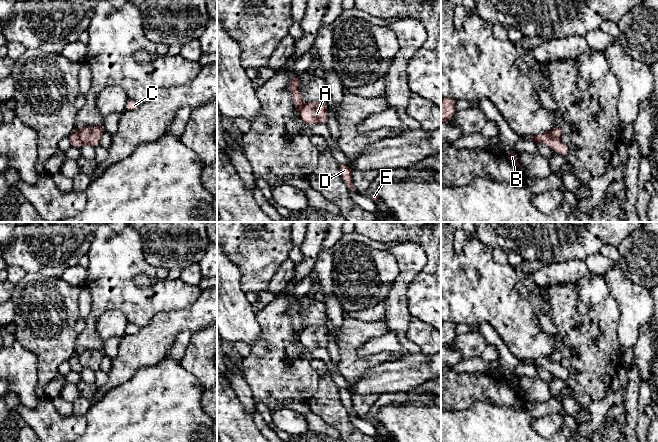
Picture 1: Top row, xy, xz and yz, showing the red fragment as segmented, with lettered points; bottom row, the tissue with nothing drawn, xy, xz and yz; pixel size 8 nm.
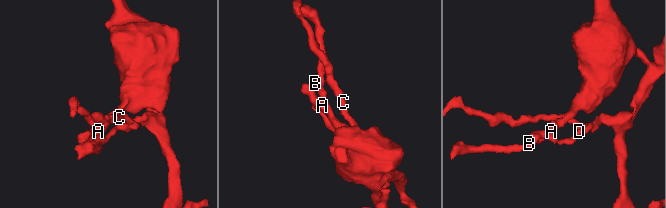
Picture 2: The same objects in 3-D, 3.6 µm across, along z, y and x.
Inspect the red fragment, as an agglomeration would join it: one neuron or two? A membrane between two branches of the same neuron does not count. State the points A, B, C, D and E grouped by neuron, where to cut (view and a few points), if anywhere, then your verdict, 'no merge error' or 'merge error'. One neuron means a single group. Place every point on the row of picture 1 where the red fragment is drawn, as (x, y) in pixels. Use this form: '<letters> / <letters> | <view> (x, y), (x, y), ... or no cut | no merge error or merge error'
A B / C D E | xy (76, 131), (83, 143) | merge error

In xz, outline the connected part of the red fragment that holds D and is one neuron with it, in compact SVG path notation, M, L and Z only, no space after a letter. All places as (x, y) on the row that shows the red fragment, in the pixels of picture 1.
M339 164L340 175L342 180L345 182L346 186L352 191L353 181L352 181L352 168L343 164Z

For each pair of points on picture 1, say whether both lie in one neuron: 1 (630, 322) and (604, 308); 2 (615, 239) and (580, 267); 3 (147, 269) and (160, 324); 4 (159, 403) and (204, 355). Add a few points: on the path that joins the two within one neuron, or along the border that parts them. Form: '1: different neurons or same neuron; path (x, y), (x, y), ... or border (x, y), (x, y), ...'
1: different neurons; border (610, 294), (619, 308), (618, 339)
2: different neurons; border (583, 260), (565, 260), (560, 262)
3: different neurons; border (180, 309), (157, 312), (140, 328)
4: different neurons; border (179, 363), (198, 381), (202, 392)

